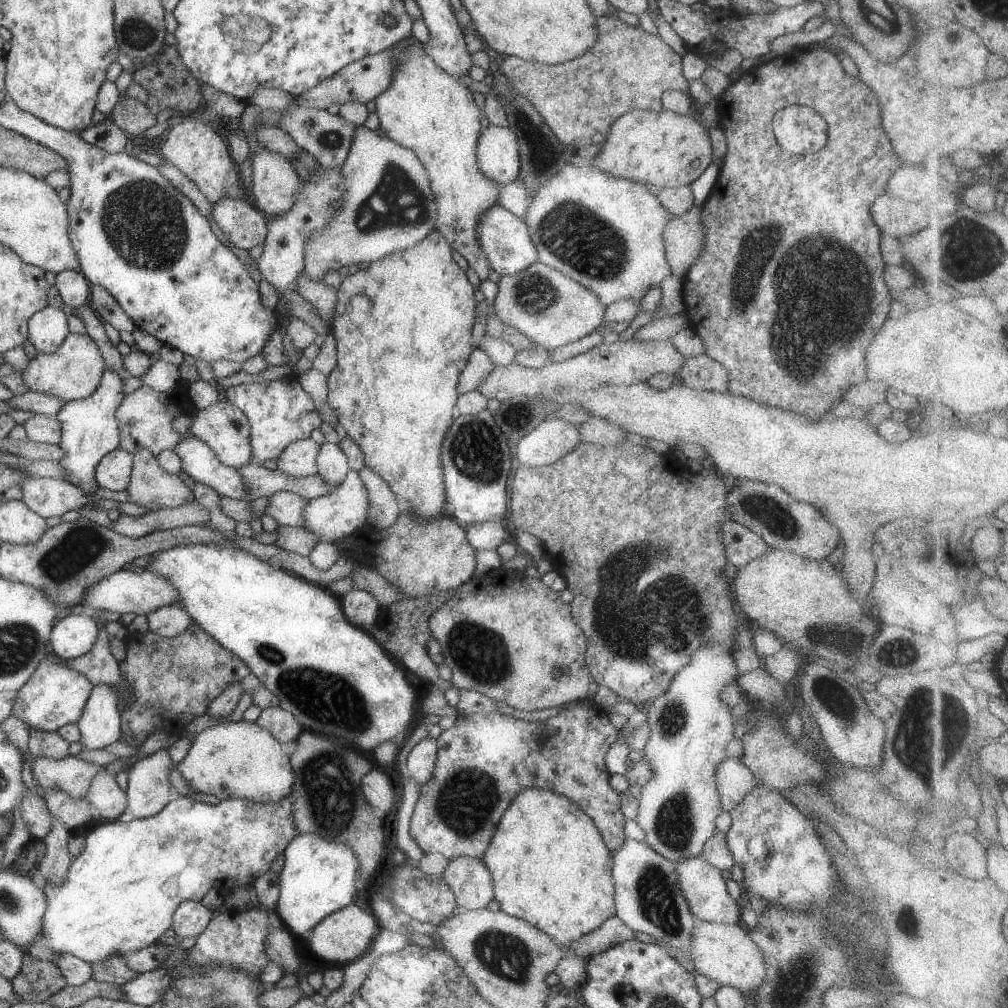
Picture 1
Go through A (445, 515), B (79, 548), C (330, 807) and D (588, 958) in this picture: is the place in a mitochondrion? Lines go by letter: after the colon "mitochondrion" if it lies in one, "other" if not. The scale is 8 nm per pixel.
A: other
B: mitochondrion
C: mitochondrion
D: other

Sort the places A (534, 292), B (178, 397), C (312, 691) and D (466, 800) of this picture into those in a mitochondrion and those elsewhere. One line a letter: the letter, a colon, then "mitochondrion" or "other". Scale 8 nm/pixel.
A: mitochondrion
B: other
C: mitochondrion
D: mitochondrion

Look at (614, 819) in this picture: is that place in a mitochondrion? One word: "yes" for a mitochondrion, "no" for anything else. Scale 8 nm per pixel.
no

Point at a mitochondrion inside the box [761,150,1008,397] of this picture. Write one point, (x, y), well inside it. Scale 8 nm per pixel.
(971, 251)

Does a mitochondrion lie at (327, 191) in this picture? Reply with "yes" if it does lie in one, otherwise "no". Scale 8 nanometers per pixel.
no

